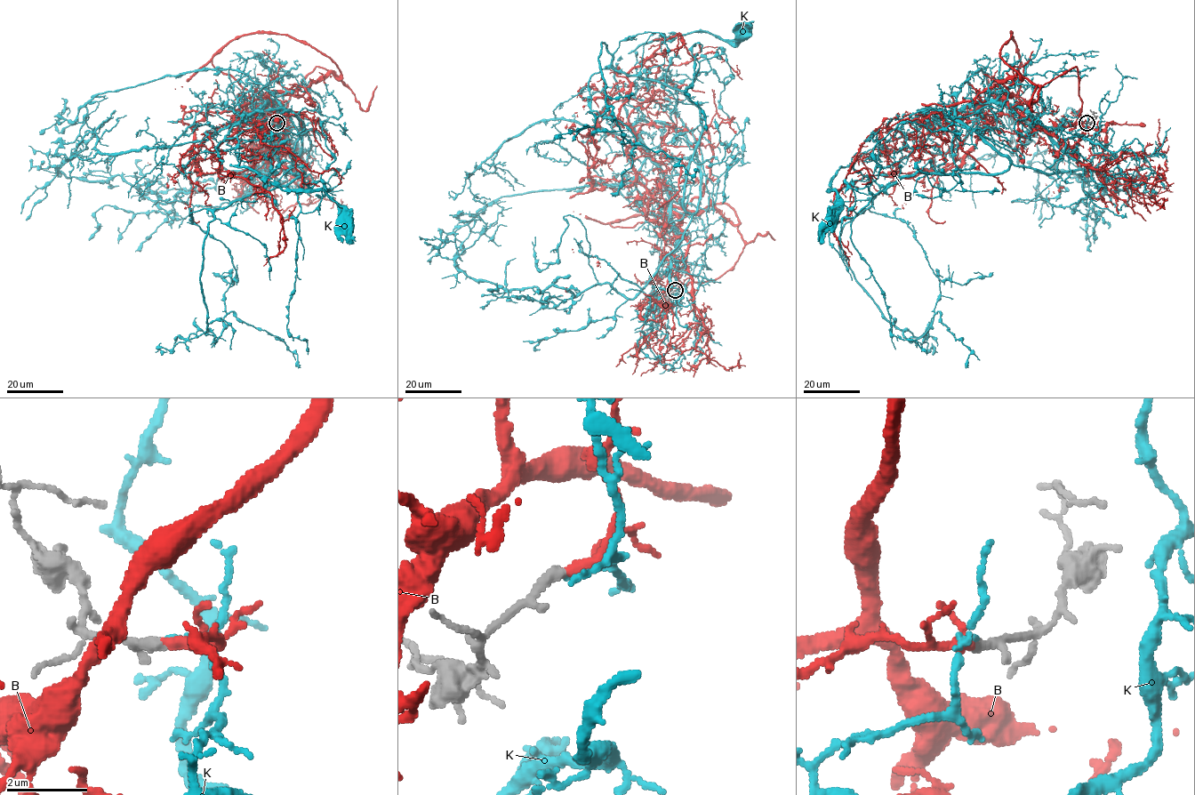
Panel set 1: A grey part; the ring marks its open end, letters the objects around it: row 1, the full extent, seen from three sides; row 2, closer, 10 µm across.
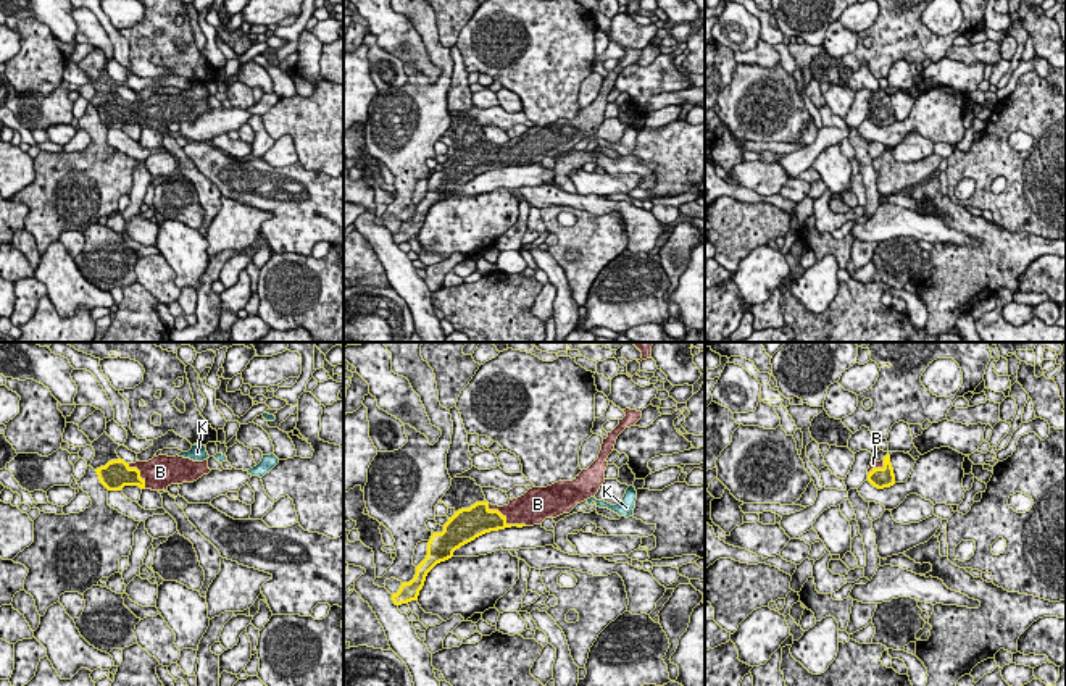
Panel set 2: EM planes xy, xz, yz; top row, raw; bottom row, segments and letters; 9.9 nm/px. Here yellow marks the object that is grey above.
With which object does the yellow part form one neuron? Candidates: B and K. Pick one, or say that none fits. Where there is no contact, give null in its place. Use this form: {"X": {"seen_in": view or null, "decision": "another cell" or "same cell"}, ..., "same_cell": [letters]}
{"B": {"seen_in": "xz", "decision": "same cell"}, "K": {"seen_in": null, "decision": "another cell"}, "same_cell": ["B"]}

